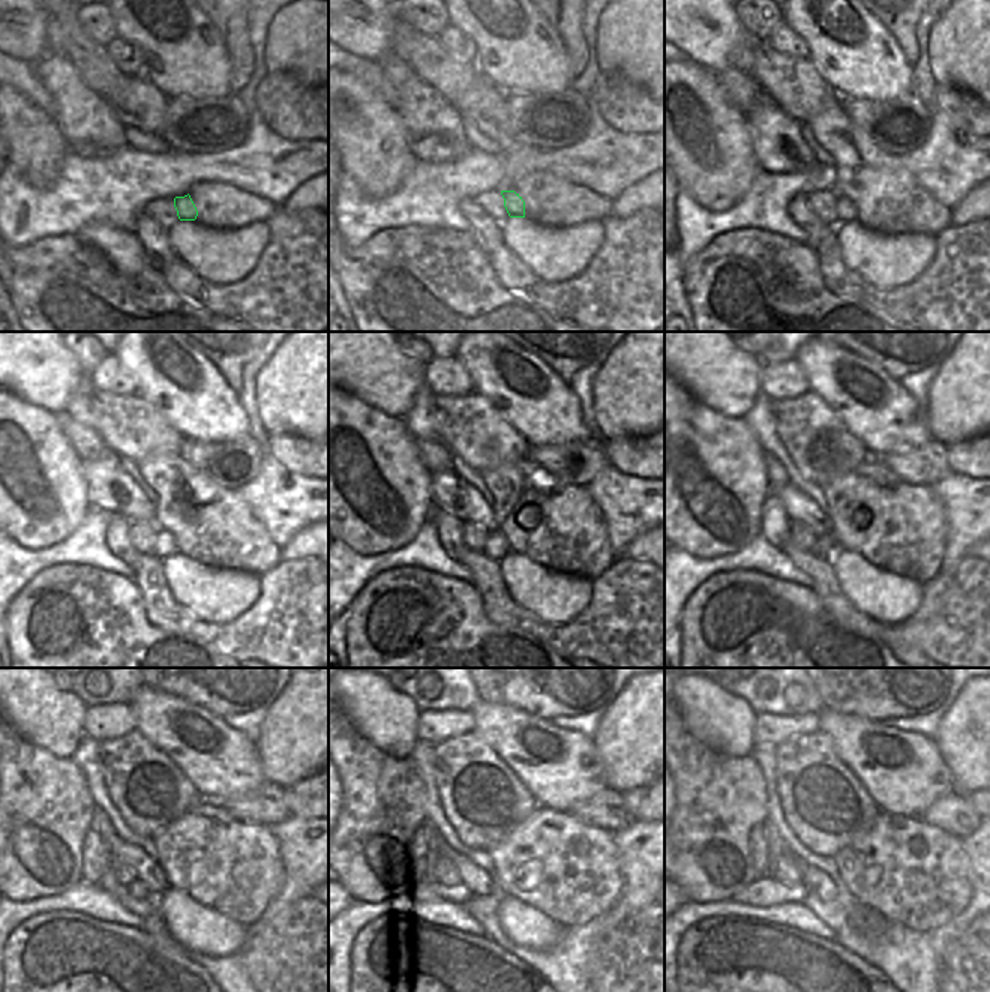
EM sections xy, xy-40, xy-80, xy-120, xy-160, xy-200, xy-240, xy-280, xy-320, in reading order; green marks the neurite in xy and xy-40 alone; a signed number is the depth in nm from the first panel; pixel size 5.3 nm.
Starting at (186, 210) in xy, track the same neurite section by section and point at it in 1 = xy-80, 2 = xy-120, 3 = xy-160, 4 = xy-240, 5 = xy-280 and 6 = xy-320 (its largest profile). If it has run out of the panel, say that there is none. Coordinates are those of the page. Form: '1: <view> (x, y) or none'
1: xy-80 (846, 210)
2: xy-120 (164, 545)
3: xy-160 (497, 545)
4: xy-240 (135, 889)
5: xy-280 (423, 890)
6: xy-320 (762, 892)

